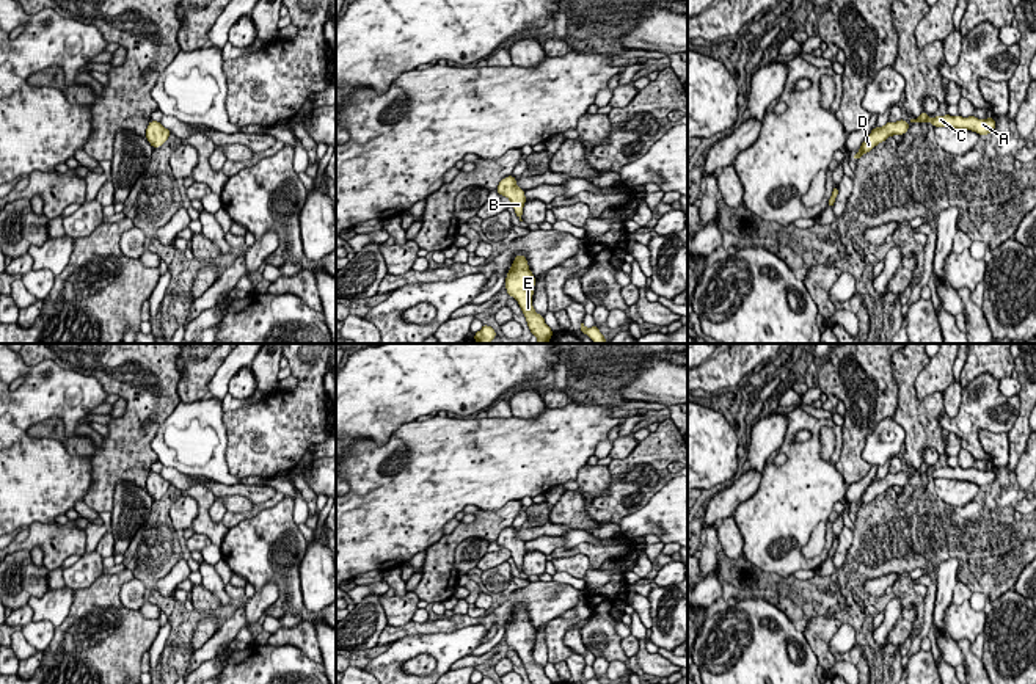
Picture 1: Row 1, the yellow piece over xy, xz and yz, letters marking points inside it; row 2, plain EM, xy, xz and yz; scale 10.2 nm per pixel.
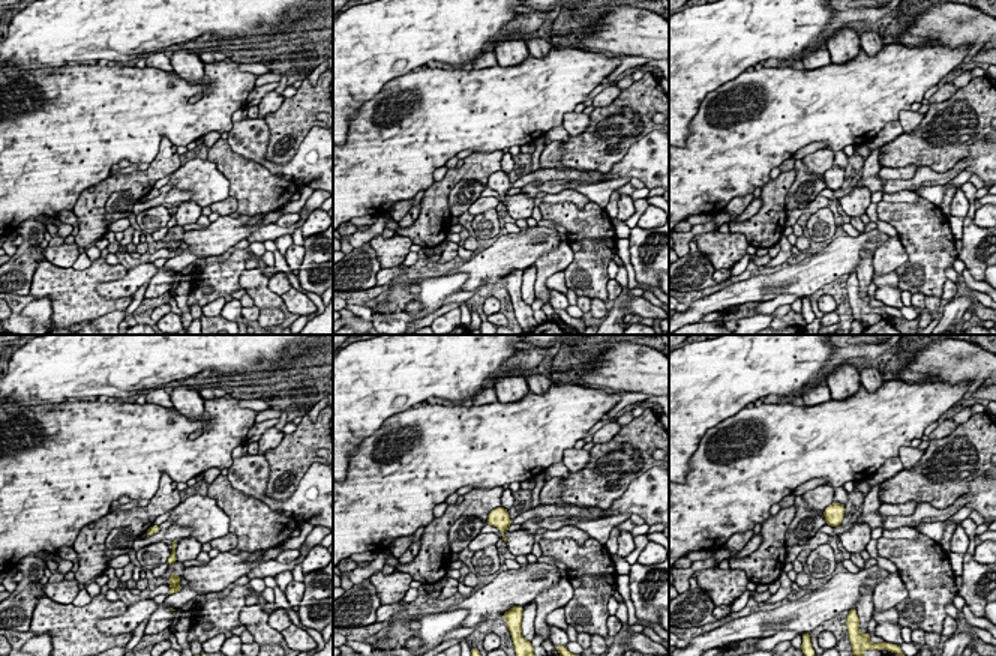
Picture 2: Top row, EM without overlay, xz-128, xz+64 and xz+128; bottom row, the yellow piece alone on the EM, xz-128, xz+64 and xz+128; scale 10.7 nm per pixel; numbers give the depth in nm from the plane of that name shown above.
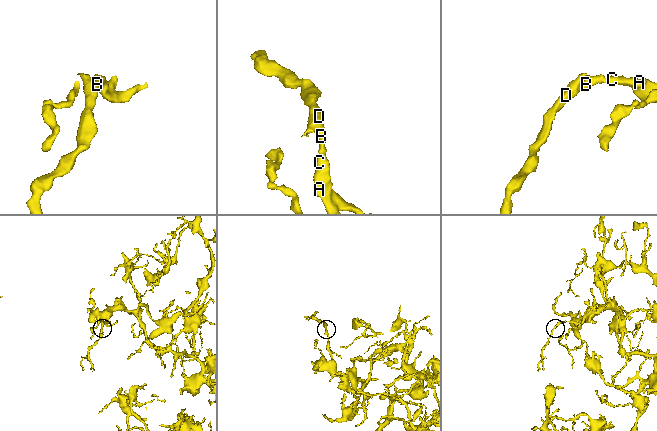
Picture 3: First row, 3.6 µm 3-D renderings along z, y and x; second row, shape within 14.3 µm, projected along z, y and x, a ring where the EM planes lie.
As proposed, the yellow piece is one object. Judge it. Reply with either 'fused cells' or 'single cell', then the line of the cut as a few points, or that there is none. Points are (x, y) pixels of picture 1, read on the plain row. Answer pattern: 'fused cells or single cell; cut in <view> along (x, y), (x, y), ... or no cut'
single cell; no cut

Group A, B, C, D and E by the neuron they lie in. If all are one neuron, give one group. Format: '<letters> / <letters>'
A B C D E

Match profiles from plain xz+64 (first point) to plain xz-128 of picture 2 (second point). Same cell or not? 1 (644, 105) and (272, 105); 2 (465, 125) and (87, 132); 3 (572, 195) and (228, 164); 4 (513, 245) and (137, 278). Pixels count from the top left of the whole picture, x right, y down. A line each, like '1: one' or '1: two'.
1: two
2: one
3: one
4: two

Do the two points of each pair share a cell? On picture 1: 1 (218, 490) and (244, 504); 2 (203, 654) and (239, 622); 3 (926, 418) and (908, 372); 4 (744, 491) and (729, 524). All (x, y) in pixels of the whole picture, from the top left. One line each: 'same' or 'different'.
1: different
2: same
3: same
4: different

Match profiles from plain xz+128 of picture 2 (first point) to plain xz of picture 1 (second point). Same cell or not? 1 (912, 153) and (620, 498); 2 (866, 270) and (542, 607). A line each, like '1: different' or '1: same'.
1: same
2: different

